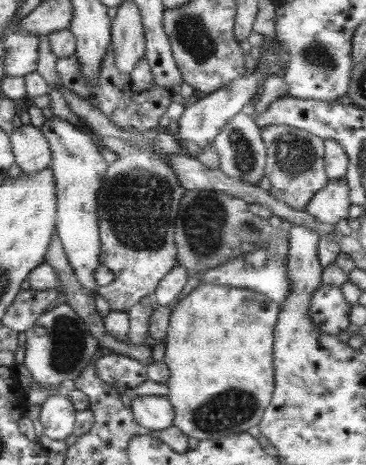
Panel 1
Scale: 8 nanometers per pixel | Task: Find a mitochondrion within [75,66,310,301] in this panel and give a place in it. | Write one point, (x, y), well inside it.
(139, 205)

